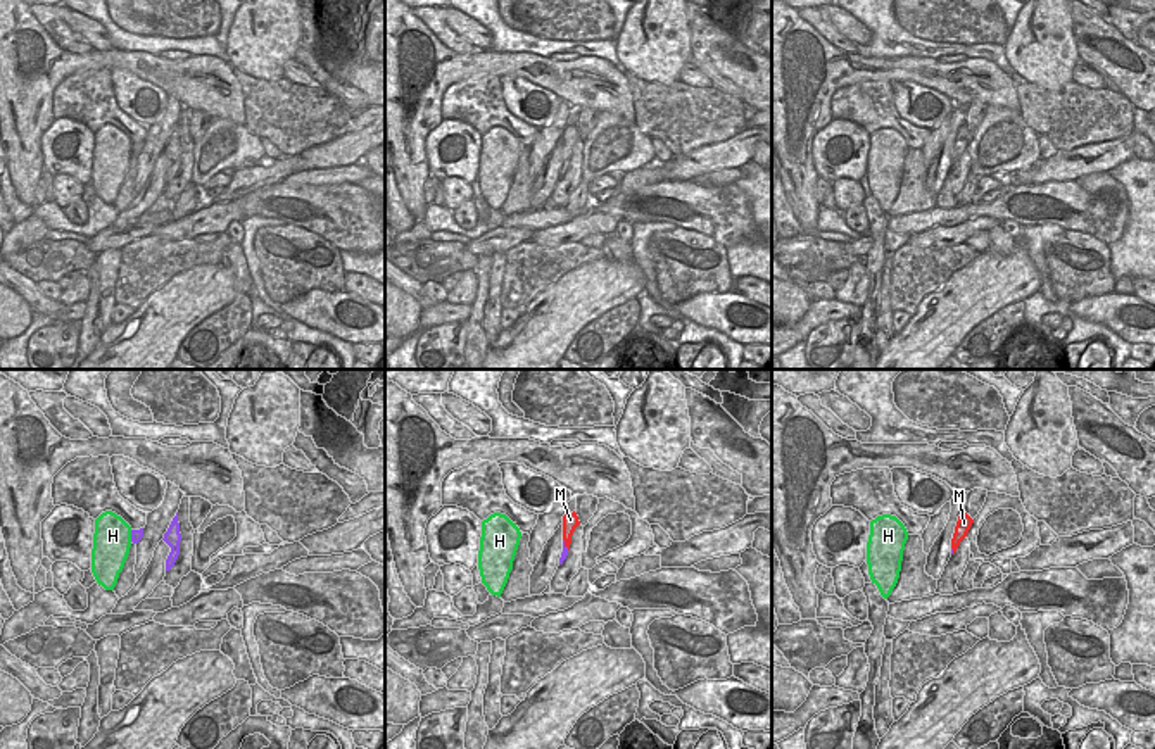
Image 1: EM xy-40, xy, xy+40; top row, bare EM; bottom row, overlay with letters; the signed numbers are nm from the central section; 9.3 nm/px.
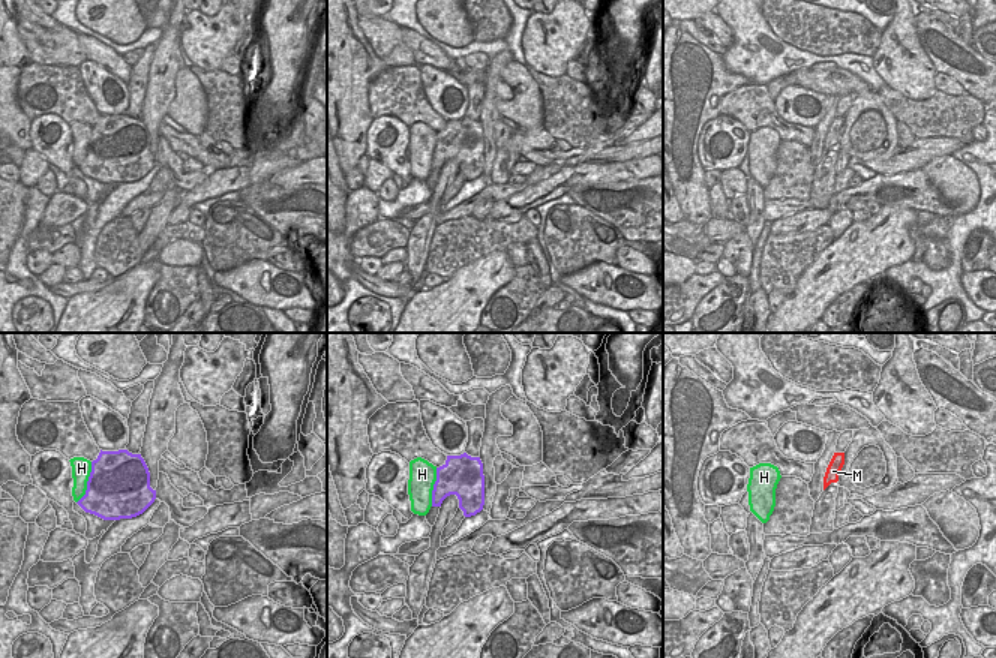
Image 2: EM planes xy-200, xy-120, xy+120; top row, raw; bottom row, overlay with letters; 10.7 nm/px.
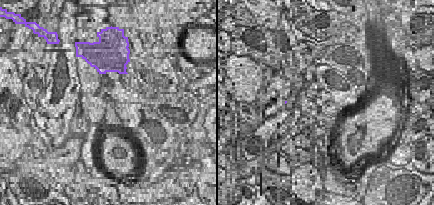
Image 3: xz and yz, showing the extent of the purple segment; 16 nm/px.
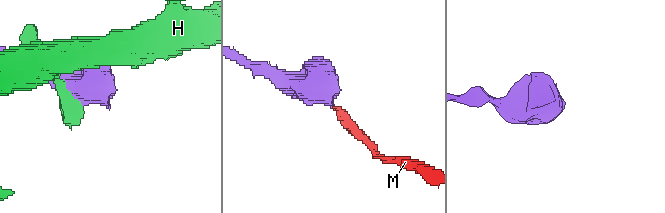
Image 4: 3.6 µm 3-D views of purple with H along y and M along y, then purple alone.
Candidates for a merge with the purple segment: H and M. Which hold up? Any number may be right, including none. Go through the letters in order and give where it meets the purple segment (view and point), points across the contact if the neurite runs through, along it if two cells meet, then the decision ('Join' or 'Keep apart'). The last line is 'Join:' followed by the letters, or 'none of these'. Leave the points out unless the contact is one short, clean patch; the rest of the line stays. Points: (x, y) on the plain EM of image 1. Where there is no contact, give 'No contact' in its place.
H: Touches purple at xy-40 (132, 149). Keep apart
M: Touches purple at xy (563, 157). Path across: xy (565, 163), (563, 157), (570, 133). Join
Join: M

